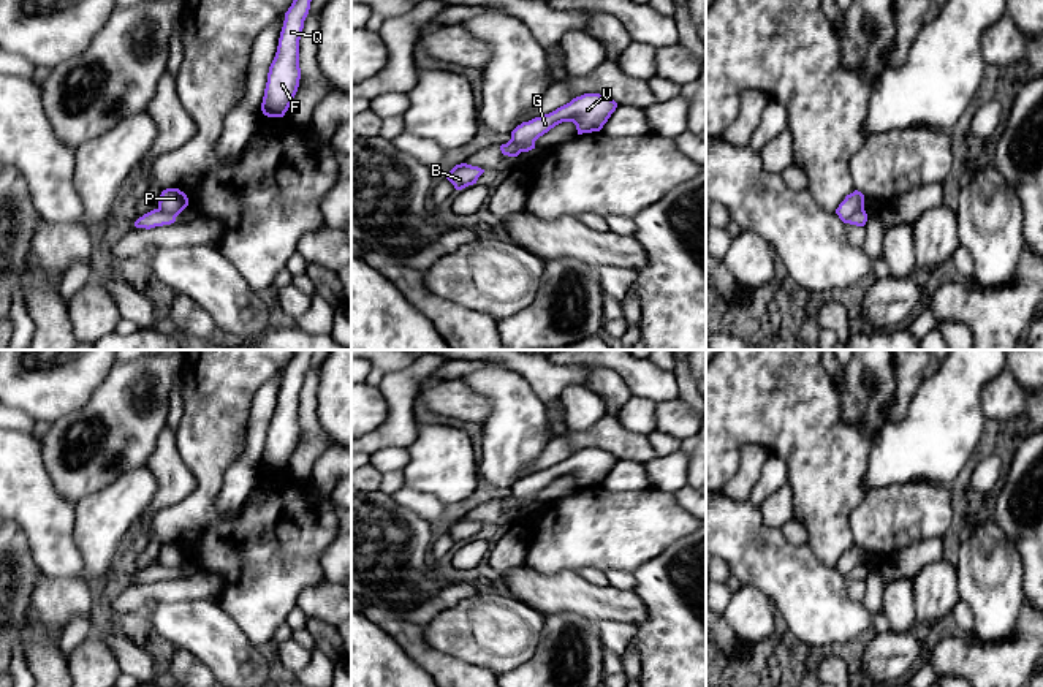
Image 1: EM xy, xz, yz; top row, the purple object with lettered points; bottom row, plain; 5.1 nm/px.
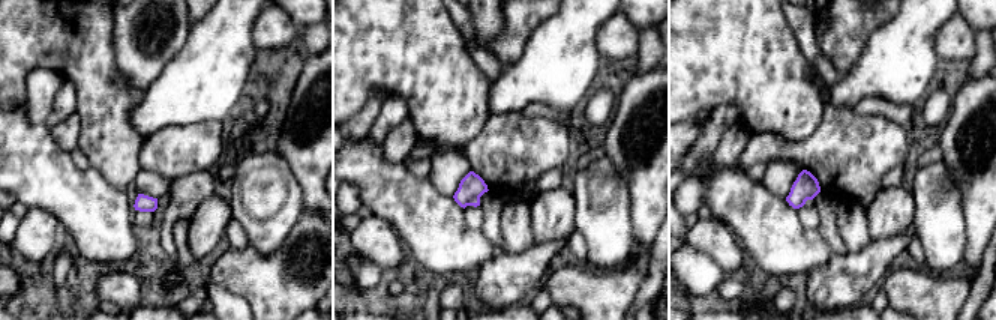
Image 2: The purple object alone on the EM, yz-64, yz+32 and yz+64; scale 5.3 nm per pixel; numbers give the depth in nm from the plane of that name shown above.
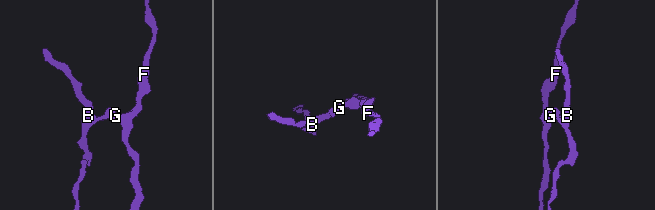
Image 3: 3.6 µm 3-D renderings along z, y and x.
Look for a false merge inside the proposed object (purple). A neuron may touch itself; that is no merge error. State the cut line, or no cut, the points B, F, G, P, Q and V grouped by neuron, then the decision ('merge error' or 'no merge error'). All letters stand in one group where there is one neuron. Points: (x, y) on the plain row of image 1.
cut in yz along (863, 564), (858, 564), (847, 576); B / F G P Q V; merge error

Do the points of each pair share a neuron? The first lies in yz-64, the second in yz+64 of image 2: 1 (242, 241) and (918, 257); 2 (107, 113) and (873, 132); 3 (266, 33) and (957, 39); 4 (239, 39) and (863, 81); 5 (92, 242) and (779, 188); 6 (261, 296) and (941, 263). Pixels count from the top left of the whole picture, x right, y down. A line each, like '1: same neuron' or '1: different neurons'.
1: same neuron
2: different neurons
3: same neuron
4: same neuron
5: different neurons
6: different neurons

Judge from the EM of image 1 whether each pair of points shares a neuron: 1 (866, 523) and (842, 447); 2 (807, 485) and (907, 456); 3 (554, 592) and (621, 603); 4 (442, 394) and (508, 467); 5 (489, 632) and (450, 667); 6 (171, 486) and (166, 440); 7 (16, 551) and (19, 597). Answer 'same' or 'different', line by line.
1: different
2: different
3: same
4: different
5: different
6: same
7: same

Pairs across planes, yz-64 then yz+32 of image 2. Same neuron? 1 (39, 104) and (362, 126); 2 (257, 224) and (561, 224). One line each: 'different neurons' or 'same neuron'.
1: same neuron
2: different neurons

